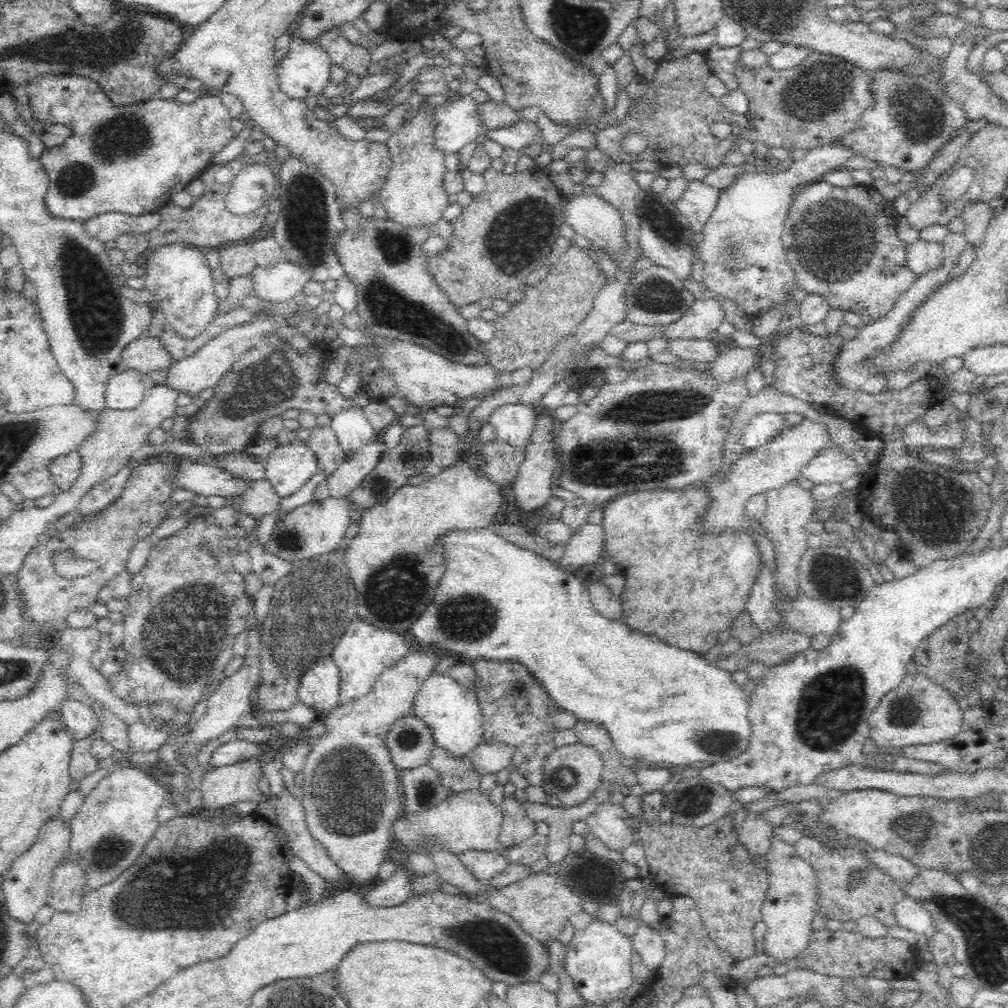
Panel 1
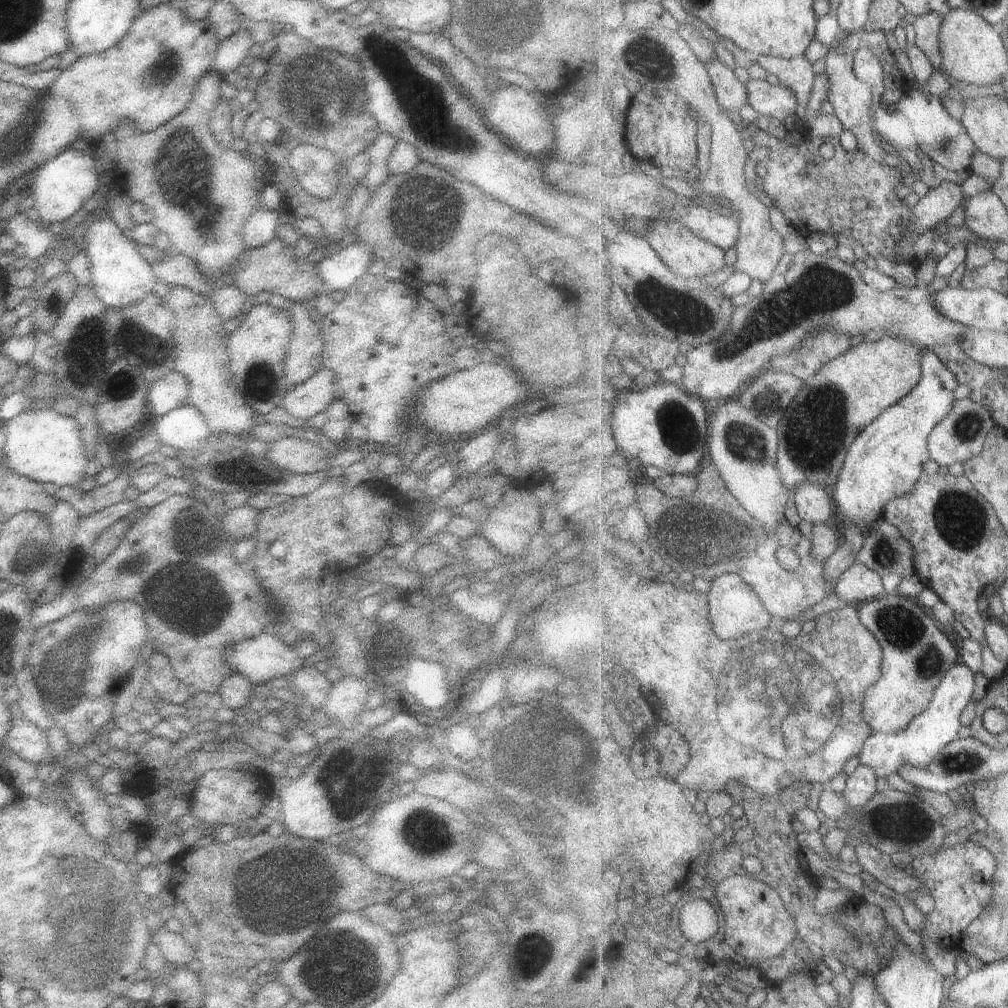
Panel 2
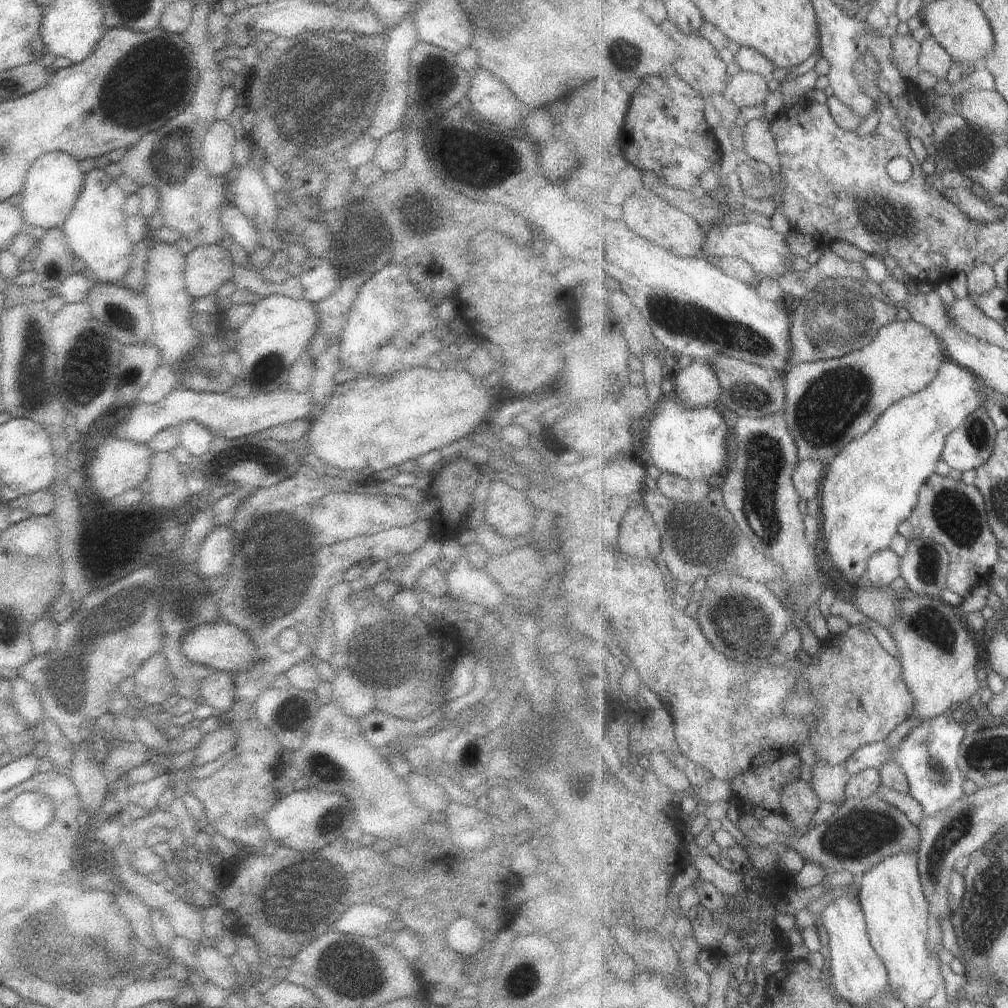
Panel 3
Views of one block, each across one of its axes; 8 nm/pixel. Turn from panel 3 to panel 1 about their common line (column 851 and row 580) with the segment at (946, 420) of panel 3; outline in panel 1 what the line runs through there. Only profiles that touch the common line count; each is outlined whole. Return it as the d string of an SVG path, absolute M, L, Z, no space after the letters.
M474 529L468 532L452 532L447 534L446 549L448 552L448 574L444 582L440 582L440 590L444 594L436 594L434 602L428 605L428 610L411 624L408 634L412 636L419 646L435 646L442 654L458 655L470 660L484 658L493 661L518 661L521 662L544 692L548 693L550 700L562 712L573 714L576 721L595 722L604 726L613 740L615 749L622 758L629 762L642 764L644 762L666 762L674 766L686 766L695 762L724 762L732 760L747 751L751 742L752 729L750 719L749 696L734 682L730 671L716 663L708 663L703 654L691 650L682 650L677 646L670 646L656 637L642 635L630 630L619 620L608 619L596 611L591 601L588 589L582 580L574 578L573 573L564 571L555 563L535 552L520 548L506 541L491 529Z

